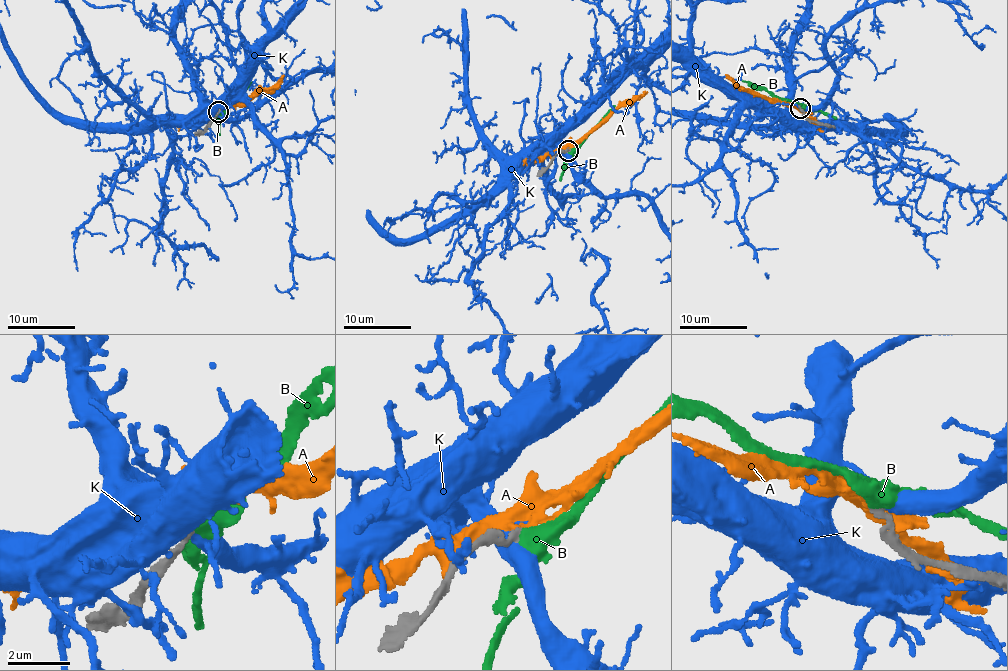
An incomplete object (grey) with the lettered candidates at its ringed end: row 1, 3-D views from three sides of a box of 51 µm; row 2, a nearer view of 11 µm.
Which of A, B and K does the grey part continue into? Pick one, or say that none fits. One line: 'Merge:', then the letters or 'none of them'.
Merge: B

